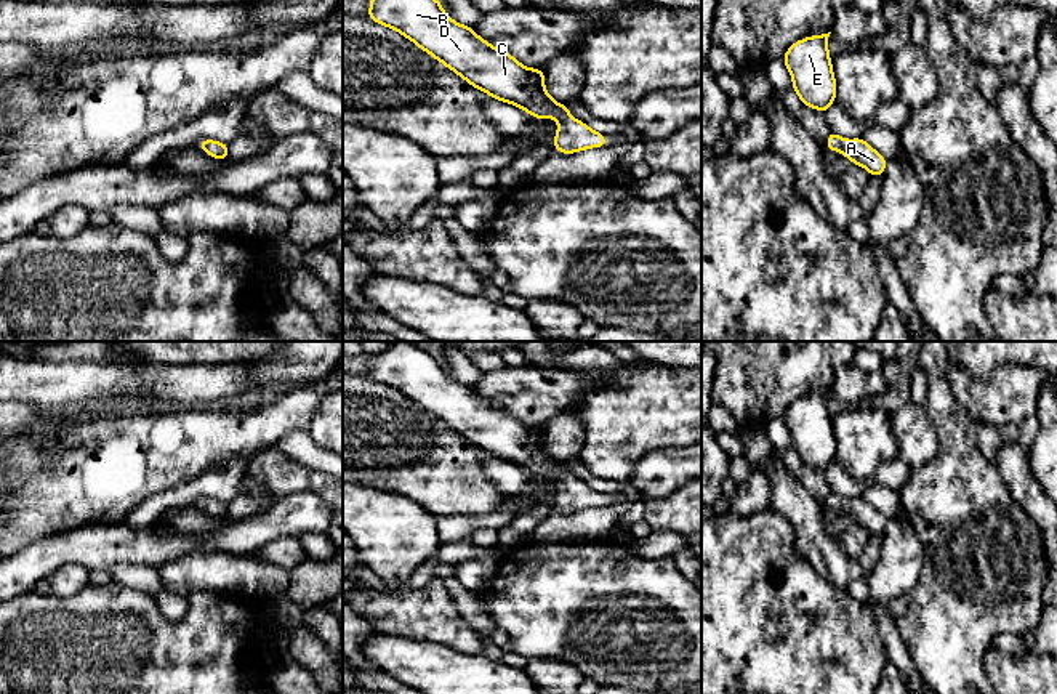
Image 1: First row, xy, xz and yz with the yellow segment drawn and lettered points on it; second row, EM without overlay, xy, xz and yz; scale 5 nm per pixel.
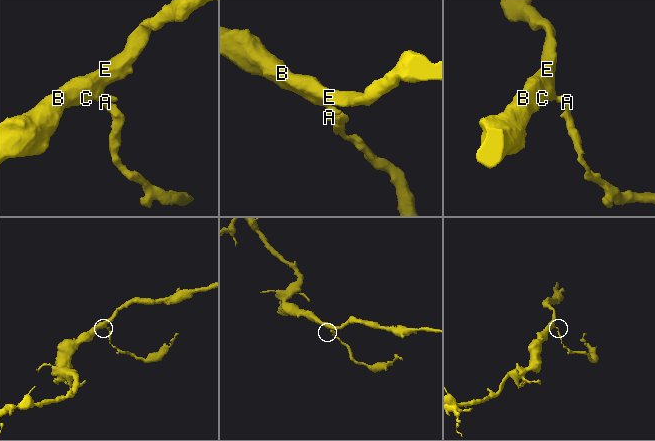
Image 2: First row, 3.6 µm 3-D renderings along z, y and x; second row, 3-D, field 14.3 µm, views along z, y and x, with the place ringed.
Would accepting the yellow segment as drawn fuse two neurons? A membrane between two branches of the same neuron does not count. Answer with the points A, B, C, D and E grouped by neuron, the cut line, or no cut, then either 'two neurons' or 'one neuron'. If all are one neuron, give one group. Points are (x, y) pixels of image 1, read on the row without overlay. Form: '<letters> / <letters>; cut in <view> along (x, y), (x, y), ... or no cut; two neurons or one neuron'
A B C D E; no cut; one neuron

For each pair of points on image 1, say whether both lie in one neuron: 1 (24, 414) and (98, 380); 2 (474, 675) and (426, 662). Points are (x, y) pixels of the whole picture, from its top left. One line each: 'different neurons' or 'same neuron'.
1: different neurons
2: same neuron

